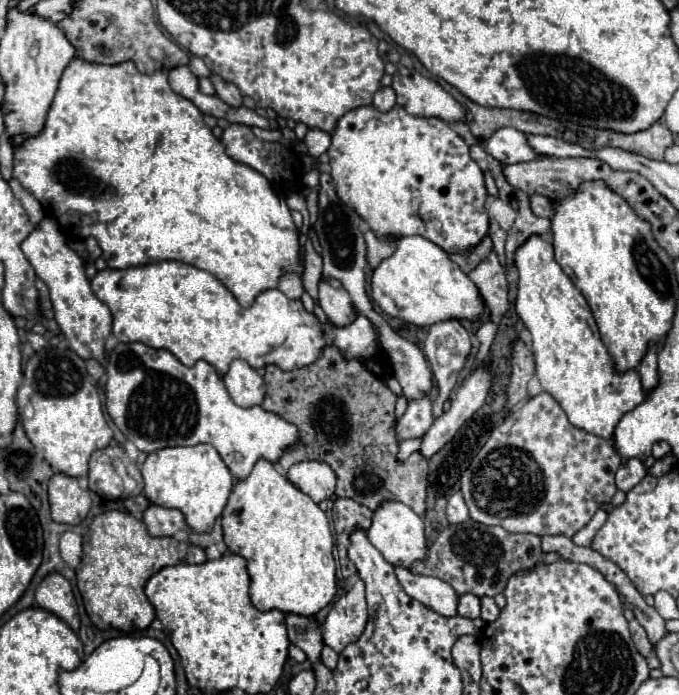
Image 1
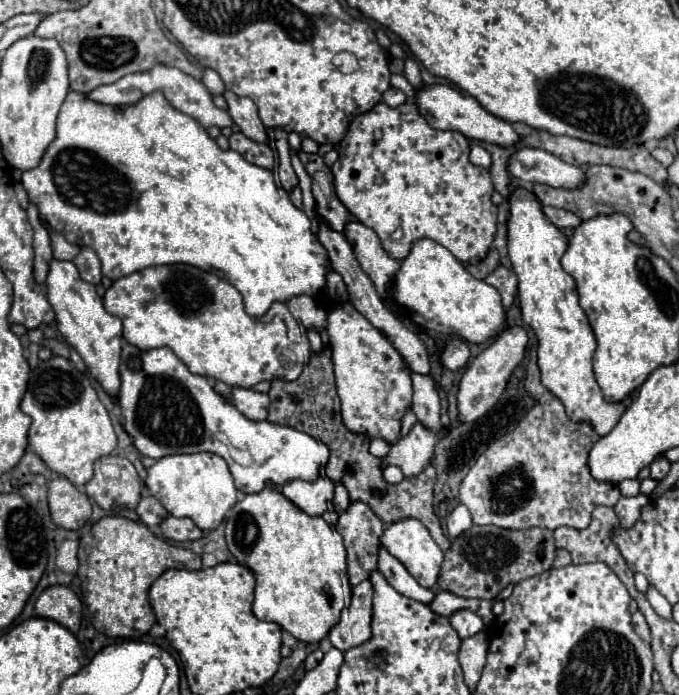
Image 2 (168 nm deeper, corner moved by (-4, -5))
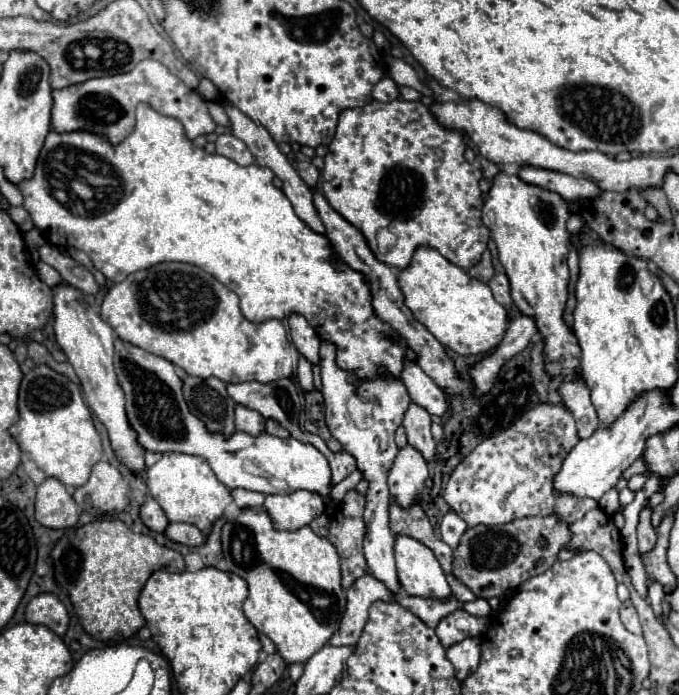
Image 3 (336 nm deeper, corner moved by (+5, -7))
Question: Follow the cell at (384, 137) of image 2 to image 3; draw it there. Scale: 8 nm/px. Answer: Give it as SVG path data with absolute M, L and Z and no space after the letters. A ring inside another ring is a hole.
M395 99L389 103L371 101L365 107L341 113L337 133L329 145L329 153L325 155L321 193L339 215L365 235L379 261L405 269L417 247L431 247L467 271L481 261L481 253L487 249L489 241L489 229L481 221L483 199L479 181L481 169L465 163L465 143L459 131L443 129L421 101ZM381 227L397 235L397 245L385 255L377 251L375 243L375 231Z

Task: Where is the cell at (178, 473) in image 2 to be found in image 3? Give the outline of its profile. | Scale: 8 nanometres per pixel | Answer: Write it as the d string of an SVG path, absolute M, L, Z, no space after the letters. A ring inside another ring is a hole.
M167 453L145 471L145 479L151 497L163 507L169 521L191 523L201 531L211 527L231 503L231 491L215 477L209 463L197 455Z

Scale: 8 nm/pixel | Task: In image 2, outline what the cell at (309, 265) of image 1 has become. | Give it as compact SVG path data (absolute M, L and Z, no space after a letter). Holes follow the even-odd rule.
M324 349L320 355L312 355L308 365L304 367L304 371L300 373L300 377L296 381L288 381L288 383L272 381L272 389L268 395L270 395L268 421L294 427L294 429L314 435L316 439L326 443L330 449L330 461L322 473L326 473L326 477L330 477L332 481L342 479L352 501L368 503L370 509L386 525L392 525L392 523L408 519L408 517L422 521L426 525L426 529L430 531L432 539L438 543L438 547L442 551L448 551L450 539L444 537L440 521L438 521L438 517L434 513L434 505L432 505L432 489L434 489L434 481L436 481L434 467L428 467L418 477L404 479L398 485L388 485L382 479L380 459L372 457L368 453L368 445L370 445L368 437L348 431L342 423L340 399L338 399L336 385L334 385L334 369L332 369L332 359L330 359L330 349ZM294 397L298 397L298 403L294 403ZM344 469L350 469L352 473L344 473Z

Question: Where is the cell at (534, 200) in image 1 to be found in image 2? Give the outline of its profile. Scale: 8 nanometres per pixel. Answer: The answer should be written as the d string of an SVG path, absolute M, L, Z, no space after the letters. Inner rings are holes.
M556 209L554 211L554 225L556 227L560 227L560 229L566 229L566 227L578 227L582 221L574 215L574 213L570 213L570 211L566 211L566 209Z

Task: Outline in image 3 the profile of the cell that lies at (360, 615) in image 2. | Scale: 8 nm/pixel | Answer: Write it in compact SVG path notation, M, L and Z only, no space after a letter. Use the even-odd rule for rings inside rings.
M371 575L359 577L347 589L347 611L329 643L335 647L355 645L367 623L367 611L375 601L395 601L395 595Z

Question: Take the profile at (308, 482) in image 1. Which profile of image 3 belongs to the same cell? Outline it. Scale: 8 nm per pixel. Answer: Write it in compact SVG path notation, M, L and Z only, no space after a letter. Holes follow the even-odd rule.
M293 491L287 495L267 495L265 509L277 529L295 531L319 517L325 511L325 501L319 493Z

